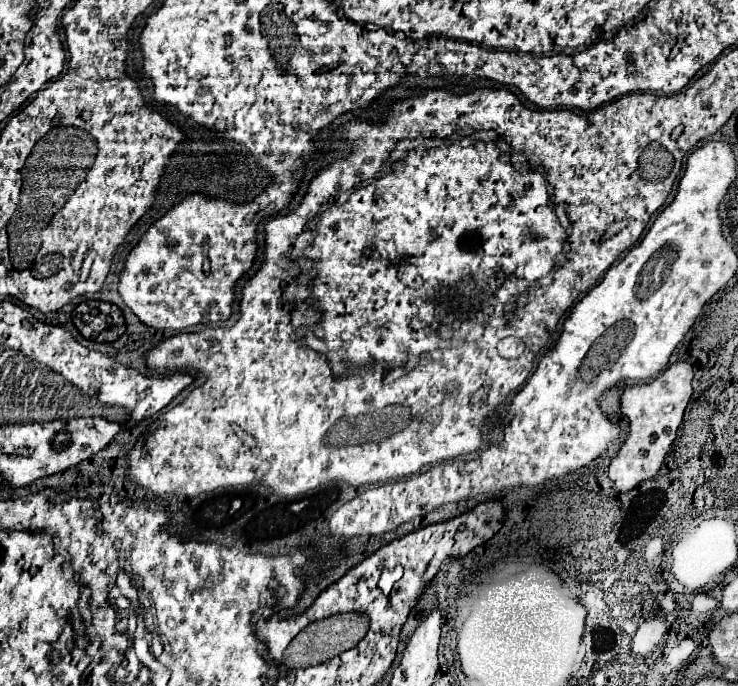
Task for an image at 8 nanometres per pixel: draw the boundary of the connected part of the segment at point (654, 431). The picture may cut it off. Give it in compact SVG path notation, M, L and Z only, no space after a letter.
M674 362L652 382L624 388L620 396L620 412L628 418L630 430L618 456L610 462L610 468L608 468L610 480L620 492L628 492L636 488L642 480L648 480L658 474L664 458L672 450L676 430L690 402L692 376L694 374L692 374L690 362Z

